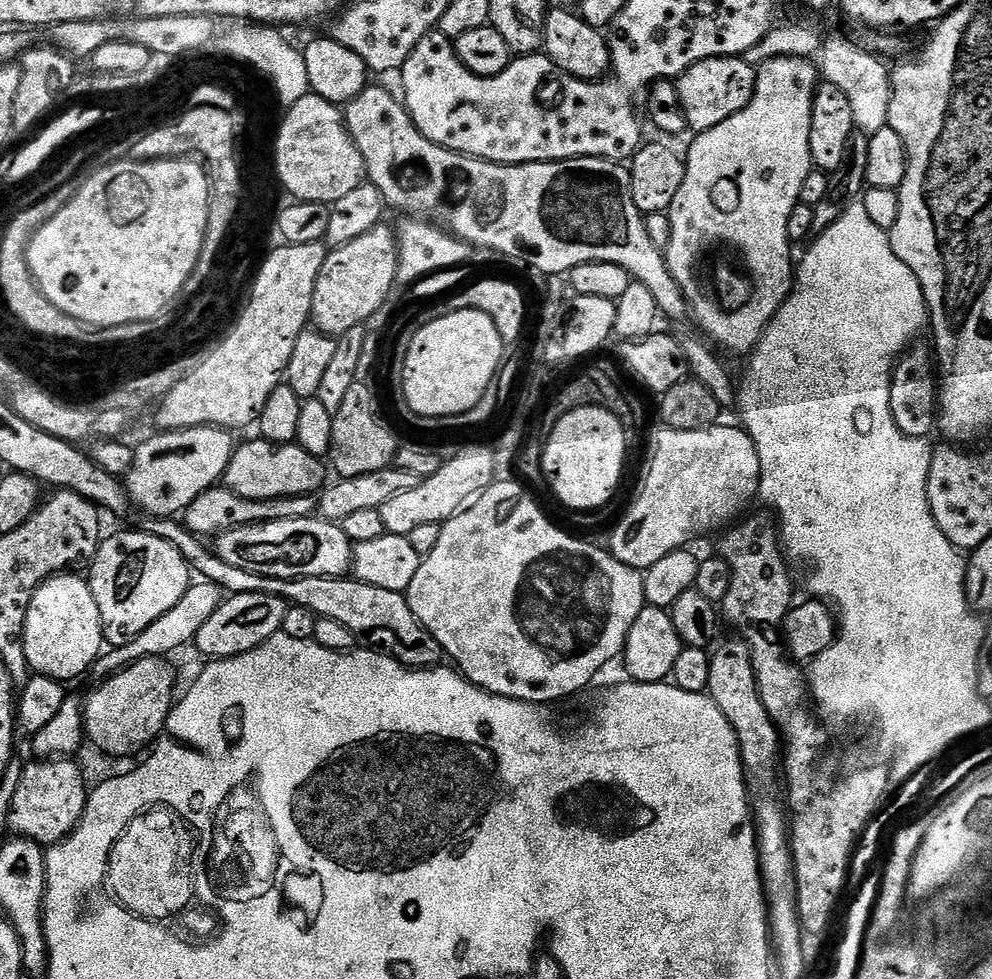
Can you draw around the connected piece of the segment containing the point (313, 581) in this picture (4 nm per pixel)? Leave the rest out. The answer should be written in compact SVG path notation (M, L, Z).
M137 515L135 527L141 532L148 532L154 538L162 538L162 542L170 542L182 558L186 558L189 569L196 572L209 584L218 585L221 590L254 590L258 594L274 594L288 601L289 605L306 606L317 618L334 618L334 622L346 626L358 638L368 639L367 647L374 652L382 652L393 656L401 666L417 670L428 670L439 665L445 659L444 651L434 642L434 634L414 618L414 610L410 610L405 593L394 590L382 590L382 586L370 586L355 578L337 578L335 576L319 576L318 578L294 578L279 580L262 574L254 574L250 570L242 570L238 566L230 566L230 562L222 562L222 558L211 547L208 548L203 539L197 538L184 527L179 519L166 516Z

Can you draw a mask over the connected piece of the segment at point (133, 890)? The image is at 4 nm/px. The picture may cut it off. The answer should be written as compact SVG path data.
M149 809L140 813L128 824L112 848L108 857L106 882L118 900L116 902L132 915L153 922L164 922L166 918L181 915L193 901L194 859L194 836L186 822L169 809Z

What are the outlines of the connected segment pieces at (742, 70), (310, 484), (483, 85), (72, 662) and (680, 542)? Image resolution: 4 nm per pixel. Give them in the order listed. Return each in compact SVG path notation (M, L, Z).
M738 56L710 58L690 66L675 81L680 108L693 133L699 134L726 122L726 118L738 114L748 105L756 85L756 68L746 61Z
M263 438L255 439L249 444L242 445L241 448L239 445L233 451L232 461L228 463L228 469L224 471L223 483L234 494L242 498L269 500L283 496L316 494L325 487L324 468L326 472L326 464L321 457L311 456L297 443L277 446Z
M433 30L418 42L418 46L414 46L414 54L406 58L403 76L402 100L418 131L438 146L460 152L463 156L495 164L533 164L583 156L624 162L642 143L640 120L636 117L632 96L622 85L574 78L558 68L547 54L521 56L513 59L502 74L479 76L462 66L453 41Z
M83 575L52 576L40 585L30 602L24 627L24 649L33 673L61 682L76 680L100 659L105 644L98 602L94 602L92 587Z
M724 423L698 430L660 426L653 436L651 433L650 440L656 443L656 449L644 476L644 489L612 532L610 551L626 566L646 570L654 566L654 562L662 562L666 554L687 549L691 540L715 528L723 529L737 519L735 516L752 499L757 499L760 491L758 450L743 427L731 428Z

